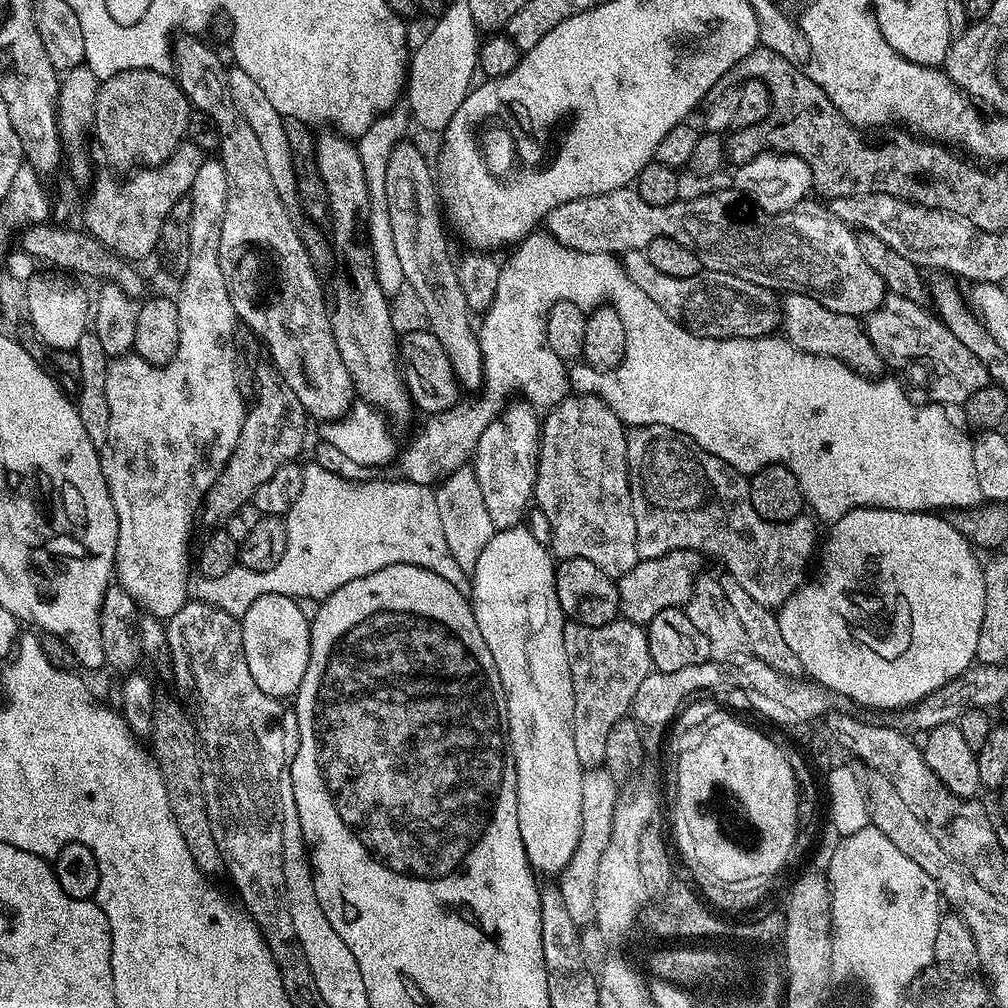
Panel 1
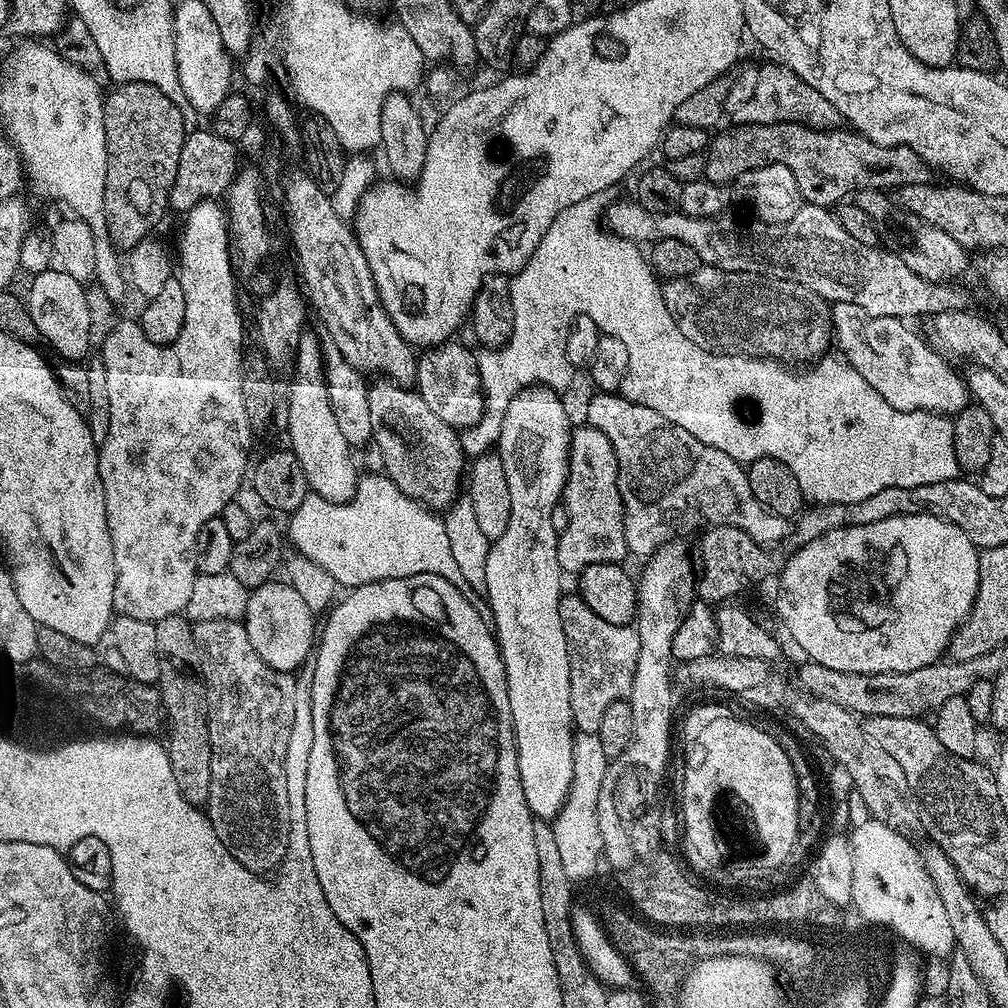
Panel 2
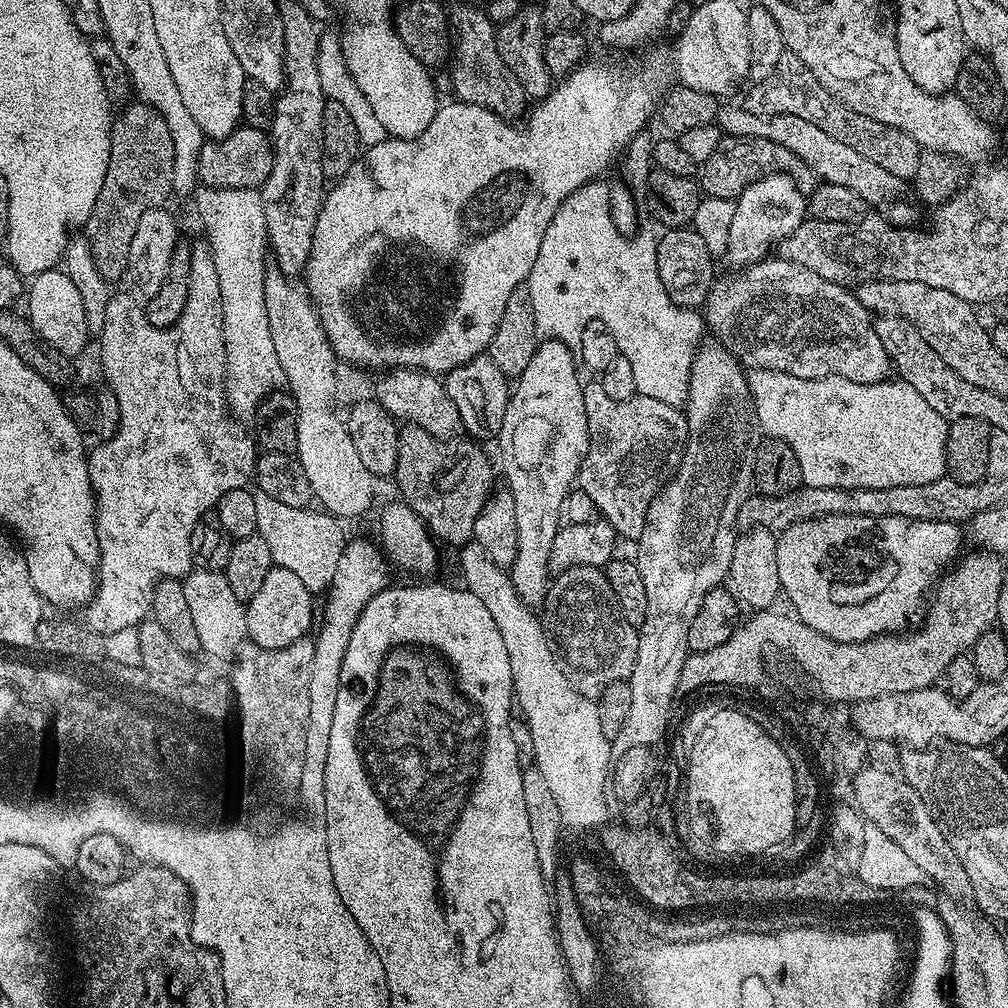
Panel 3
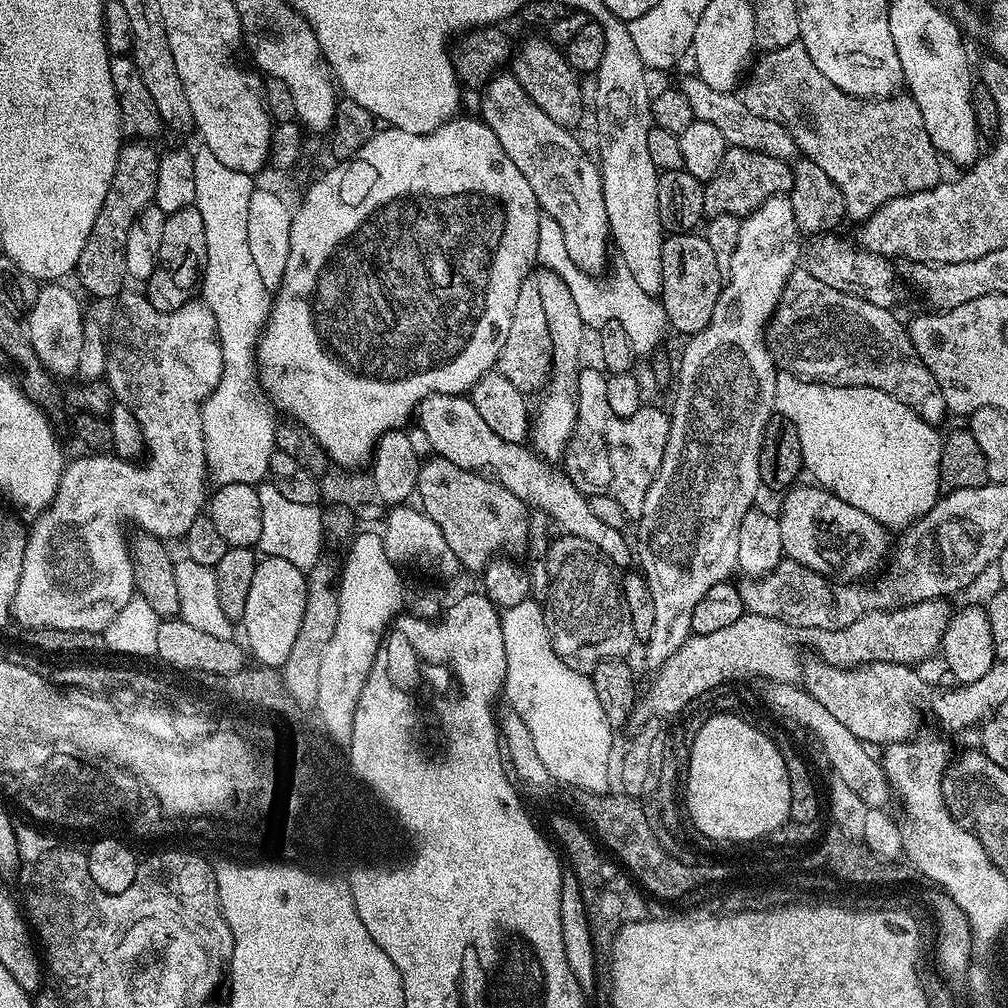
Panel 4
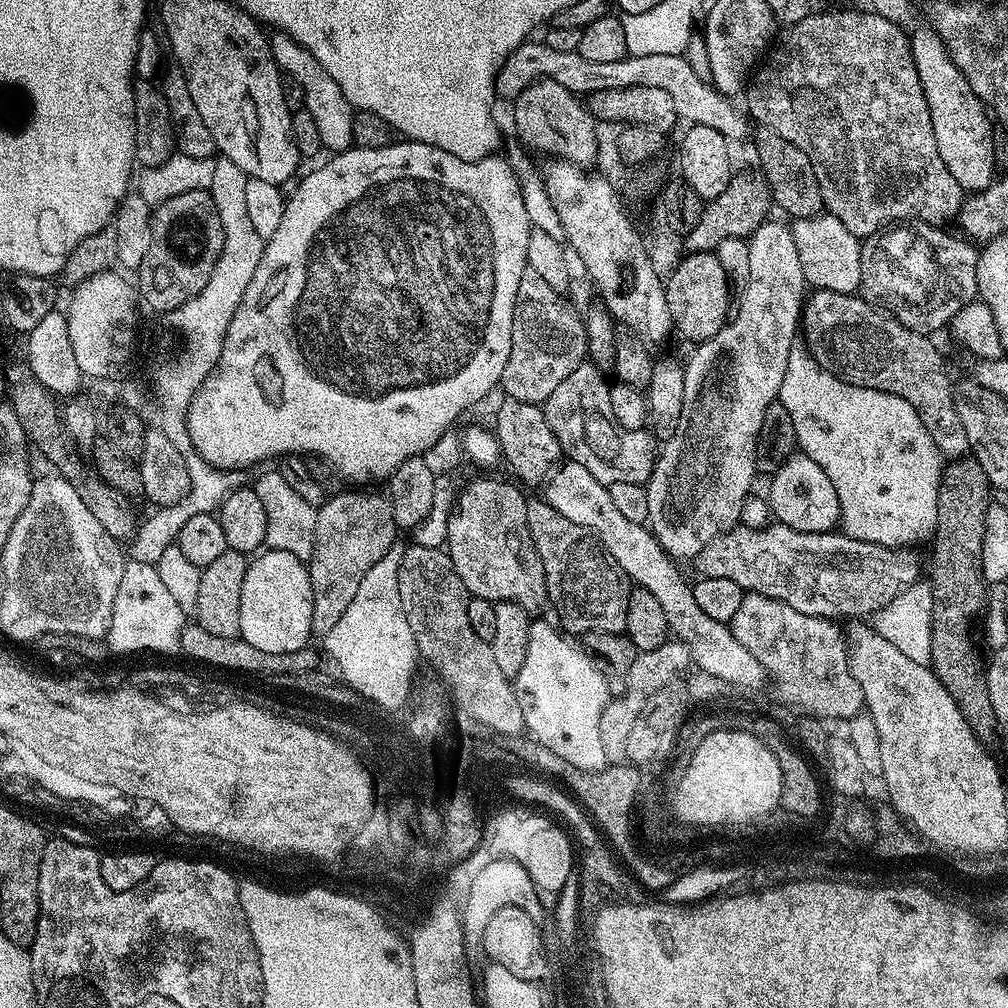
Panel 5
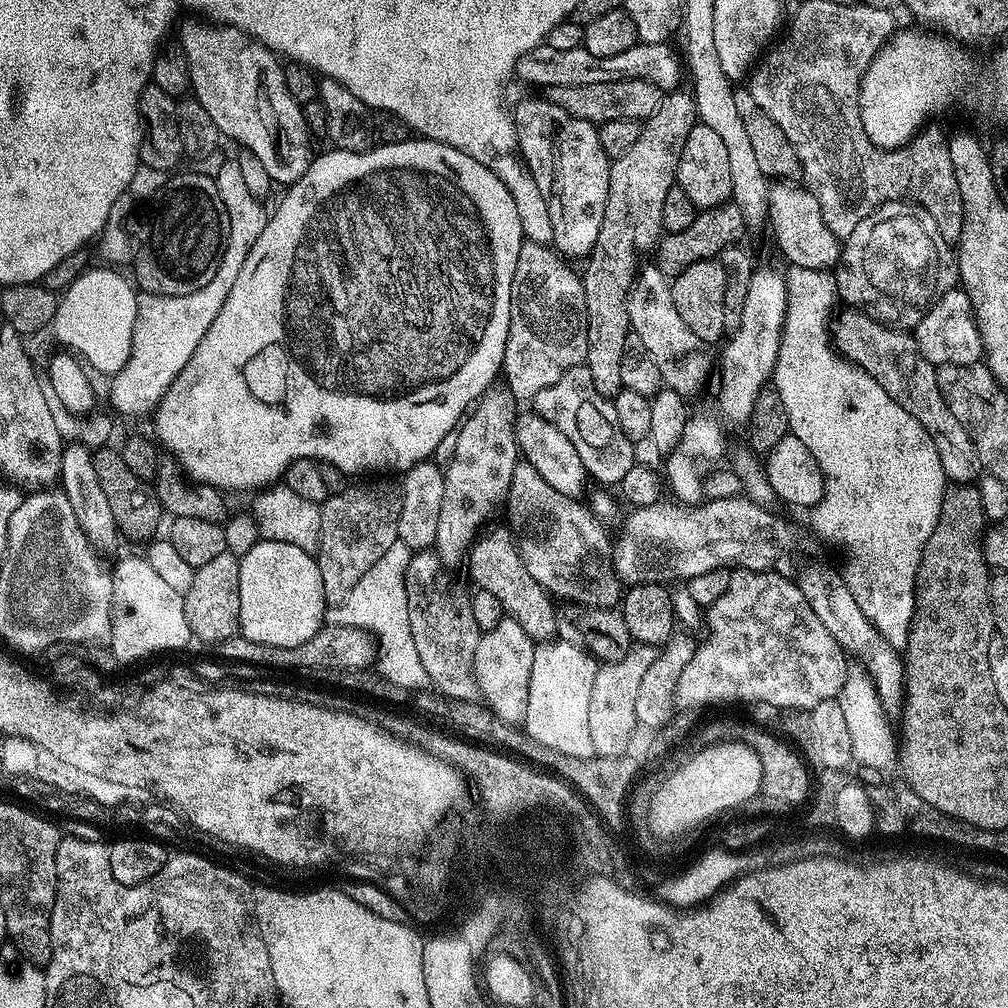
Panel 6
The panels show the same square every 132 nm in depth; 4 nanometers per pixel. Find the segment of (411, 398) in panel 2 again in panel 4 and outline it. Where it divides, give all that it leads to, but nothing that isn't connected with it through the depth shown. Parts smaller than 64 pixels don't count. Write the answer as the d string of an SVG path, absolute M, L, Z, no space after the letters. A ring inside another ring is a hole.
M439 458L425 459L420 465L418 482L416 483L415 495L420 496L418 501L422 511L434 520L442 535L446 538L447 545L454 550L457 555L461 569L483 573L484 567L490 560L495 560L501 554L516 554L528 544L528 515L530 509L527 504L523 504L506 486L502 486L493 480L491 476L486 476L482 472L471 472L462 466L454 466L454 462Z

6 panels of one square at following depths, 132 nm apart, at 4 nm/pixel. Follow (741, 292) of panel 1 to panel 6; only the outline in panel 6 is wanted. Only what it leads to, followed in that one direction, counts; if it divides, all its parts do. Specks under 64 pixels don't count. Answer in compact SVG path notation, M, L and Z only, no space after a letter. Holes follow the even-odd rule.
M844 310L841 316L839 313L835 323L834 340L847 359L866 370L866 374L870 374L870 378L874 378L874 382L878 382L878 386L882 386L882 390L886 390L886 394L890 394L890 398L902 406L902 410L914 414L914 418L926 426L930 438L934 438L938 458L942 458L945 477L951 483L972 486L980 480L982 469L978 450L974 450L974 442L970 434L966 434L966 426L962 426L962 422L950 414L950 406L946 406L938 390L937 365L920 353L915 335L871 320L865 312Z

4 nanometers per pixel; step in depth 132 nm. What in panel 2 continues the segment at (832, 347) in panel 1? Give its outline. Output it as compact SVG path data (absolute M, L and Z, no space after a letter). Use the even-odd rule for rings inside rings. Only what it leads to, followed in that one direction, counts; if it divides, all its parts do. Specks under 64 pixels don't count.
M853 303L832 304L830 311L837 349L850 356L890 407L903 412L926 411L955 416L970 403L965 379L948 370L947 359L930 344L924 344L901 317L866 314L862 306Z

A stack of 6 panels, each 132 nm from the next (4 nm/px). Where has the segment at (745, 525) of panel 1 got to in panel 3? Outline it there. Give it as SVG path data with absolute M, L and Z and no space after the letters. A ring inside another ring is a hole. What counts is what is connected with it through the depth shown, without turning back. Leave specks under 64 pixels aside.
M598 382L584 384L584 405L588 453L580 467L578 488L589 496L617 537L639 541L654 498L680 465L688 441L688 417L677 405L639 394L614 402Z

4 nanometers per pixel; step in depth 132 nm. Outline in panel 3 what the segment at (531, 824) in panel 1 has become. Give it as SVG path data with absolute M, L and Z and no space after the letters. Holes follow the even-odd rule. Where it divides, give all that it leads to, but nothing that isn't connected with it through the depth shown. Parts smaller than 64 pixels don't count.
M545 339L530 358L530 366L515 381L498 433L500 464L508 483L506 490L514 498L518 522L518 554L510 575L514 590L529 606L543 605L550 583L550 546L560 533L565 501L588 453L584 384L576 368L578 360L573 349L561 340Z

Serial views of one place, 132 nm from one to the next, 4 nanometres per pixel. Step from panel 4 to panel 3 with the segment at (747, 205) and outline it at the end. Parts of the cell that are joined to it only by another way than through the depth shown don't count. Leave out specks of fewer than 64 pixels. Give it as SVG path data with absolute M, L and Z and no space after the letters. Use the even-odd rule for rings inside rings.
M724 134L721 135L714 154L710 154L710 158L706 158L706 162L699 169L698 183L704 196L735 200L742 194L742 190L746 190L746 186L758 182L758 178L778 173L786 174L794 182L794 186L798 186L798 190L805 194L813 192L818 183L810 166L793 151L786 149L786 146L778 146L778 142L770 142L770 138Z

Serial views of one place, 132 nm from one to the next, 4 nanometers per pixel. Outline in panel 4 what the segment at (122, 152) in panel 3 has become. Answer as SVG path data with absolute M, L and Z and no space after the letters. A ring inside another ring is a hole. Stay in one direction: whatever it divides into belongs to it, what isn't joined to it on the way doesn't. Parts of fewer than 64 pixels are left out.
M128 142L121 147L110 190L106 190L106 202L102 202L102 210L98 210L98 218L94 218L94 230L90 230L90 238L86 238L82 254L78 254L74 276L80 279L81 286L90 295L100 300L119 297L125 291L124 280L129 279L126 240L140 212L154 200L161 153L152 147L148 142Z

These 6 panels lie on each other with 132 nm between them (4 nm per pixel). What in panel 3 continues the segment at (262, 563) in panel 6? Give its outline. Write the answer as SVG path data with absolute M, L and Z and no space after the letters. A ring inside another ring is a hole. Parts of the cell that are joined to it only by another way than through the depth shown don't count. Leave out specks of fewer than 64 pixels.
M273 566L270 574L266 574L262 587L254 598L246 601L248 609L248 636L257 648L285 648L290 642L298 642L309 635L308 627L312 624L313 593L302 586L291 570Z

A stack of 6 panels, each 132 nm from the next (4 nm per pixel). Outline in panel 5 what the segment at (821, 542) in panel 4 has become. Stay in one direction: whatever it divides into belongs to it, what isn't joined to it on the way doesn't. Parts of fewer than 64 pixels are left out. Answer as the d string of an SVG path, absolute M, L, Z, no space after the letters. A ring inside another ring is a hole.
M797 454L771 473L772 485L766 491L766 499L775 523L794 531L830 532L839 525L840 503L834 494L834 485L826 478L826 470L814 462L814 458Z

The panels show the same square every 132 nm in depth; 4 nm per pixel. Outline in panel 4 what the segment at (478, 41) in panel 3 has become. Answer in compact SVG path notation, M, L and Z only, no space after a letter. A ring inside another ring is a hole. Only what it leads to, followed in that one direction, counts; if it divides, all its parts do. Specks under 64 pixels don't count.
M504 70L489 80L488 85L479 93L480 112L479 119L484 121L490 130L494 130L494 138L502 142L502 150L518 170L522 170L526 182L530 182L530 190L534 190L534 198L540 206L543 215L554 218L562 230L562 242L566 242L566 254L570 254L570 262L578 266L578 270L590 276L599 277L604 268L604 255L610 251L610 235L606 216L605 199L603 198L603 179L597 161L584 156L584 148L571 136L569 129L563 124L554 122L550 114L538 110L538 106L522 90L518 78L511 71Z

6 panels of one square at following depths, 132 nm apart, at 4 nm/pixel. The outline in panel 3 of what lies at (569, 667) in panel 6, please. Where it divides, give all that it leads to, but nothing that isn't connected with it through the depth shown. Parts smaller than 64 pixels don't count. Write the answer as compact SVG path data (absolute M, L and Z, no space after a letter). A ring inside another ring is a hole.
M469 542L459 549L460 568L464 571L463 587L474 594L490 610L494 622L498 626L498 634L502 634L502 642L506 642L506 654L510 654L510 670L512 671L512 691L515 703L524 711L528 719L528 732L532 735L532 752L536 755L534 766L550 782L550 790L554 794L554 802L558 802L558 814L561 825L565 829L582 830L585 824L596 824L604 817L604 800L601 789L608 782L608 767L614 755L613 745L602 734L602 718L598 718L596 700L588 700L568 680L560 663L548 642L544 626L539 615L532 614L533 609L520 599L512 586L512 577L505 569L500 568L486 554L482 545Z

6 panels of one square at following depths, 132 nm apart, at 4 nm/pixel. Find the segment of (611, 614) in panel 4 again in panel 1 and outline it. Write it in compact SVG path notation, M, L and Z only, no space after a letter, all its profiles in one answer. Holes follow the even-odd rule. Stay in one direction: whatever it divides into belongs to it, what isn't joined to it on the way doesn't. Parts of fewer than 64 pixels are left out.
M617 618L606 626L586 626L568 622L564 625L564 645L566 658L570 662L570 674L574 686L574 750L578 754L578 762L586 770L601 767L606 758L606 734L614 722L625 719L632 707L634 694L638 694L638 686L642 686L642 678L653 671L650 658L650 646L646 632L641 625L623 618Z

